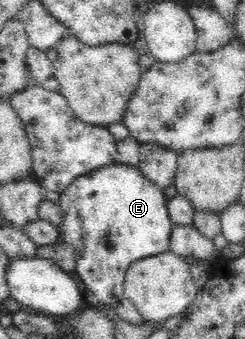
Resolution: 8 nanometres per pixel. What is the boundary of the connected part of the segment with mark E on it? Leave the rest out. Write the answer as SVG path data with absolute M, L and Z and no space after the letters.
M115 162L111 165L104 165L95 171L90 171L89 173L83 174L82 176L76 177L75 181L69 184L60 195L59 205L62 209L62 222L59 227L61 242L65 243L67 246L73 249L73 255L76 259L75 271L79 274L83 282L86 284L87 289L93 291L93 294L97 296L97 299L101 300L101 305L111 306L111 308L116 309L116 305L119 300L124 297L124 277L126 271L139 260L146 259L147 257L157 256L165 252L170 252L170 241L171 239L171 229L175 225L171 222L169 218L169 210L167 209L168 198L165 196L165 192L159 186L153 184L145 177L138 167L133 165L123 164L123 162Z

